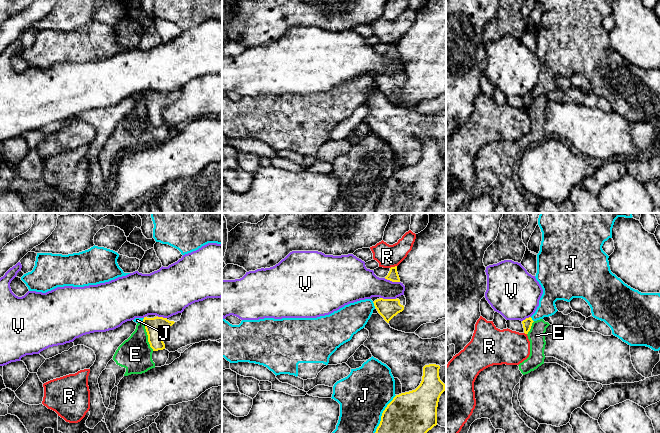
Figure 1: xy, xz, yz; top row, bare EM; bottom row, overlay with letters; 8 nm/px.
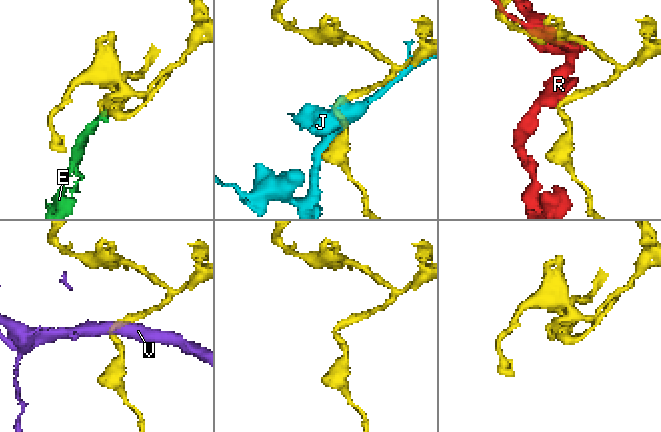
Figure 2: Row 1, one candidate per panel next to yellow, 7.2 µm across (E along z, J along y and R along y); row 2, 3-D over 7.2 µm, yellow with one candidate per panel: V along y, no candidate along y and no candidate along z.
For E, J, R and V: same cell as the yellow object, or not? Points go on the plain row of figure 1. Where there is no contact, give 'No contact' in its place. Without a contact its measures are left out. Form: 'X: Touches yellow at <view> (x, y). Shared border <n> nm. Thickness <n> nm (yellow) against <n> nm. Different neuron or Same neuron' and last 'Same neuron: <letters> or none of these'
E: Touches yellow at xy (148, 112). Shared border 260 nm. Thickness 160 nm (yellow) against 280 nm. Different neuron
J: Touches yellow at xz (381, 192). Shared border 380 nm. Thickness 400 nm (yellow) against 400 nm. Different neuron
R: Touches yellow at xz (393, 43). Shared border 60 nm. Thickness 90 nm (yellow) against 180 nm. Different neuron
V: Touches yellow at xz (388, 75). Shared border 140 nm. Thickness 160 nm (yellow) against 240 nm. Different neuron
Same neuron: none of these

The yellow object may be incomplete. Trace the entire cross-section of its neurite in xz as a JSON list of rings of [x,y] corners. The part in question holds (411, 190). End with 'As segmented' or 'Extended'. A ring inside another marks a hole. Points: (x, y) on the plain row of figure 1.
[[[429,140],[423,143],[420,161],[412,167],[396,171],[382,189],[374,213],[425,213],[437,201],[437,183],[441,170],[446,166],[439,153],[440,142]]]. As segmented

